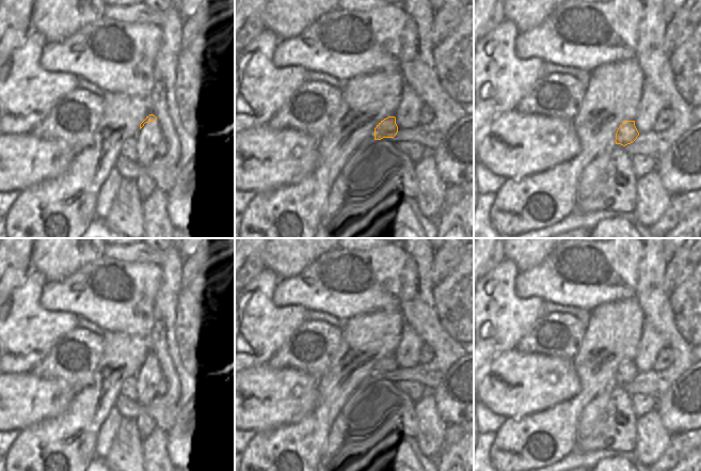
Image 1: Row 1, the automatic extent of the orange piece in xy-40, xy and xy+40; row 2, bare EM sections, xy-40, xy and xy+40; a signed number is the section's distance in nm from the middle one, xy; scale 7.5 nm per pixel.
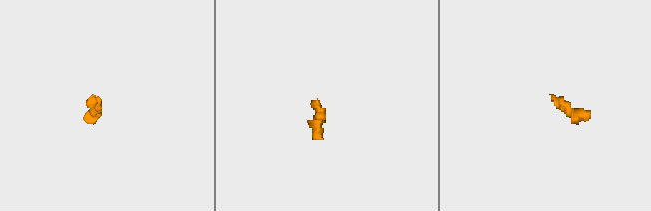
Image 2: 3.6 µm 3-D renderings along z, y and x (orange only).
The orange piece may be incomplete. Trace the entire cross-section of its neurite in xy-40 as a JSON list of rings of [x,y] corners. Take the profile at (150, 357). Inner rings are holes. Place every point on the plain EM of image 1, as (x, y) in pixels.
[[[154,354],[146,356],[146,358],[140,363],[138,377],[145,377],[146,380],[154,386],[158,386],[163,381],[159,372],[157,357]]]

